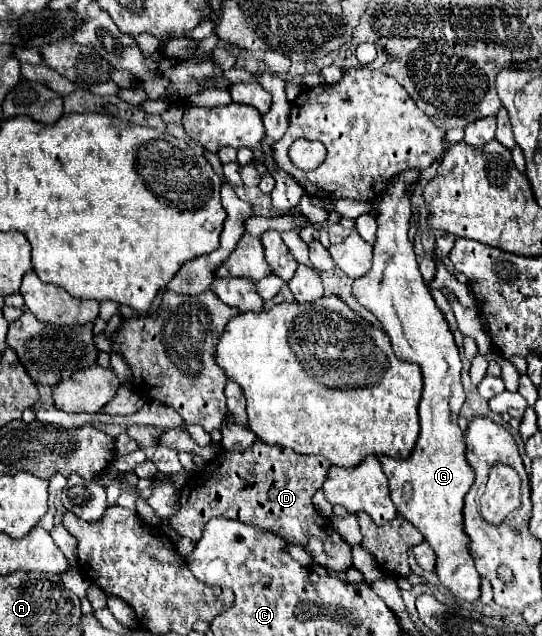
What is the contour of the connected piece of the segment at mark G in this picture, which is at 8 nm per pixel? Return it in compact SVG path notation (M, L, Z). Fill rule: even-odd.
M402 172L392 180L392 184L386 188L386 194L376 202L380 216L378 216L378 232L376 232L376 244L374 244L374 264L372 270L354 280L352 284L352 294L358 300L360 306L370 310L382 324L384 332L388 334L394 354L404 360L404 362L416 362L420 364L422 376L424 376L424 392L422 392L422 402L420 402L420 436L418 442L412 450L412 454L404 460L396 458L384 458L380 456L380 464L390 480L390 490L392 490L392 502L398 508L398 514L404 516L408 522L412 522L424 540L432 544L436 552L436 574L440 582L458 598L466 602L474 602L480 598L480 574L476 572L476 566L472 564L472 556L468 552L468 536L464 536L462 530L462 504L468 488L472 486L472 470L468 468L468 462L464 460L464 432L458 428L458 412L464 404L464 388L460 382L460 370L462 362L458 356L458 348L454 342L454 336L448 328L446 318L434 304L430 290L426 282L422 280L422 274L418 270L418 262L414 256L412 242L408 240L408 228L410 228L410 216L412 216L412 204L408 198L408 184L418 180L420 172Z

